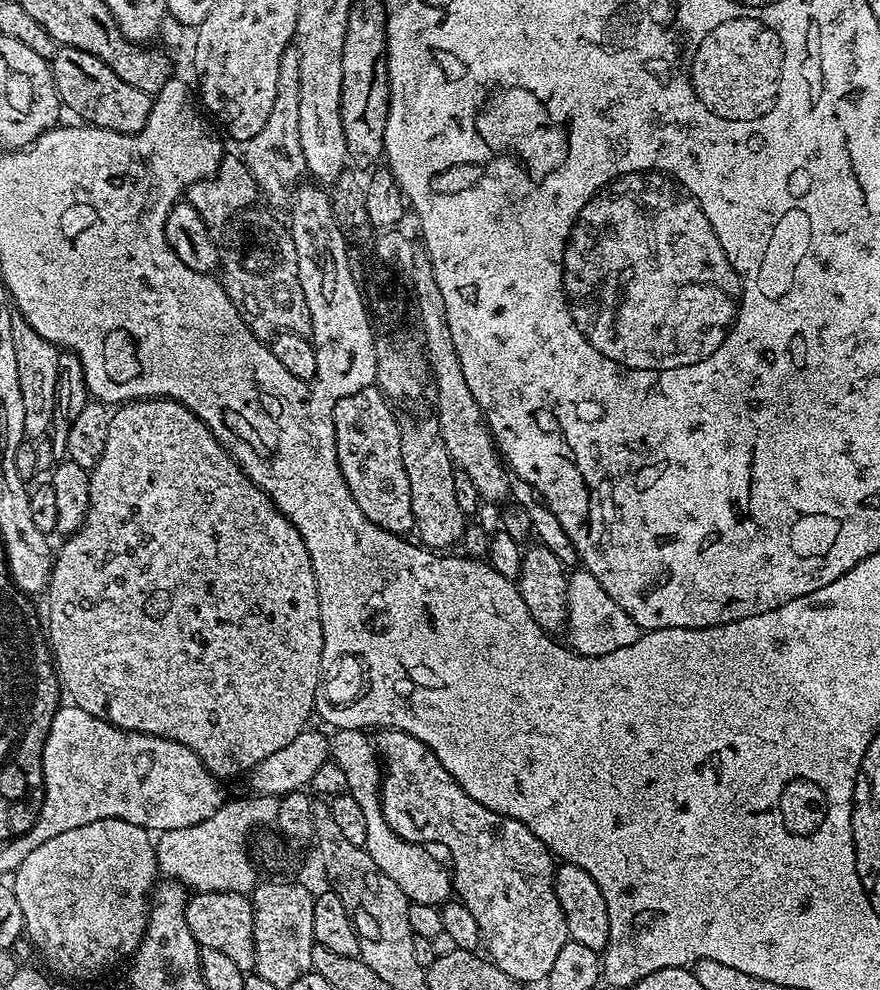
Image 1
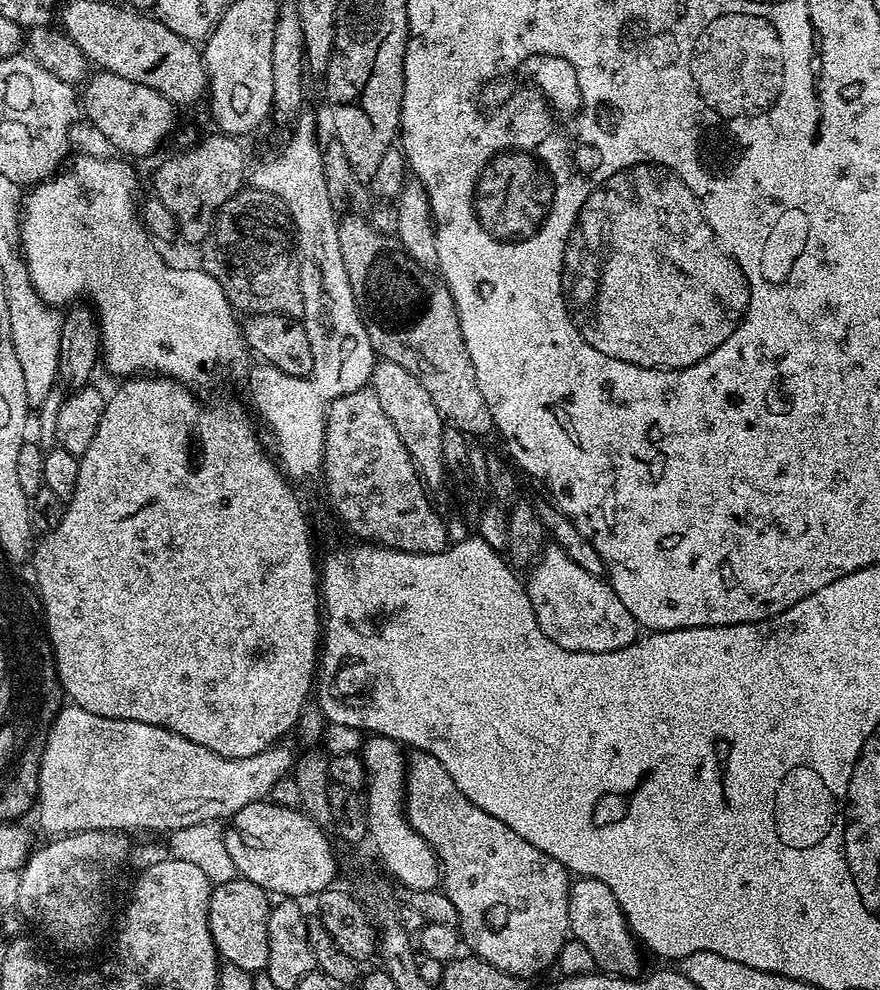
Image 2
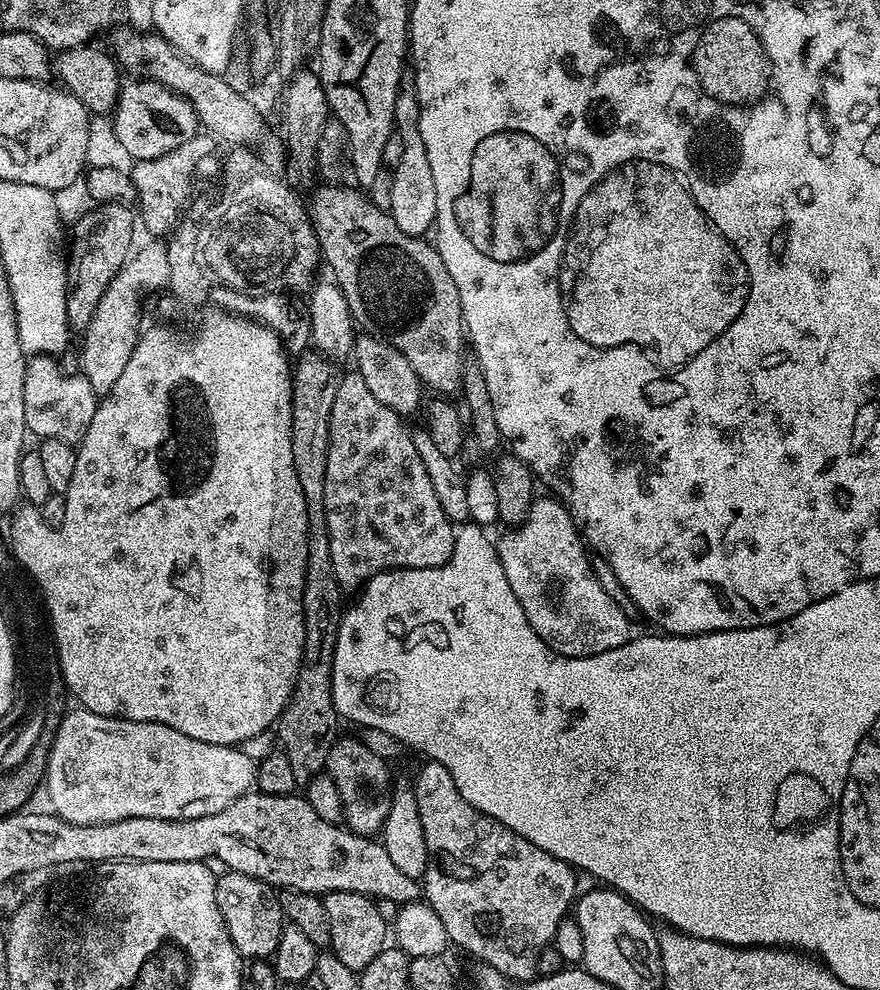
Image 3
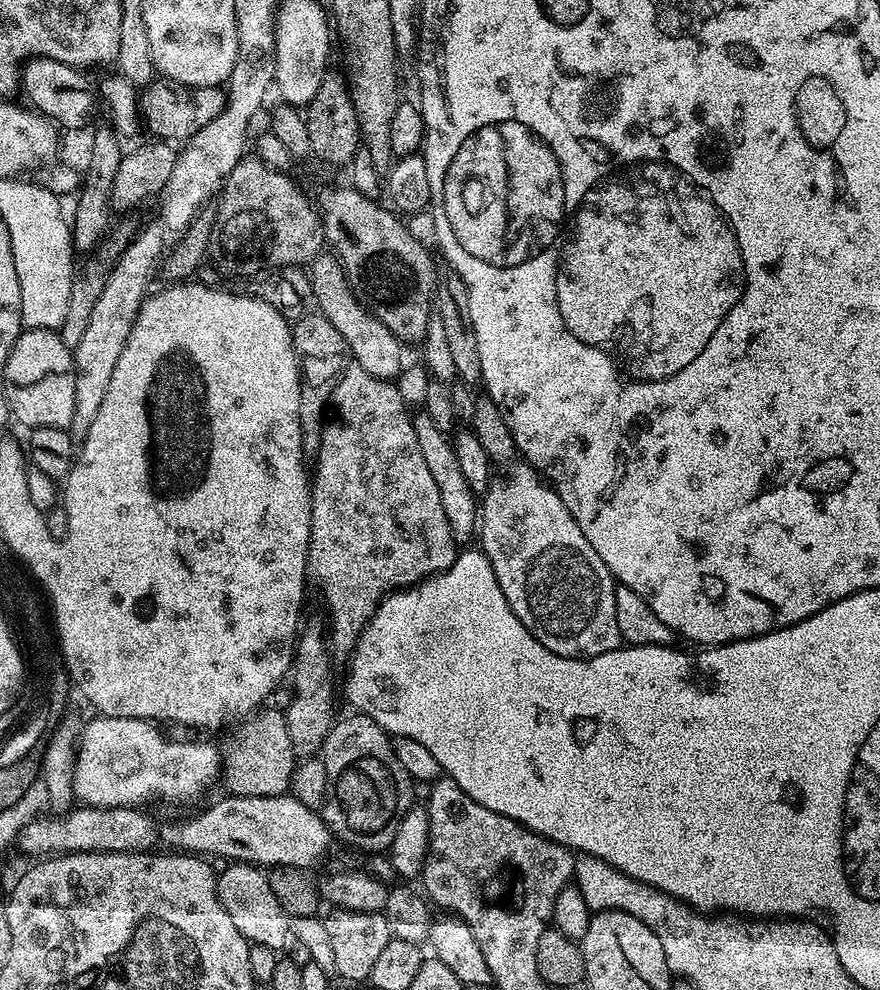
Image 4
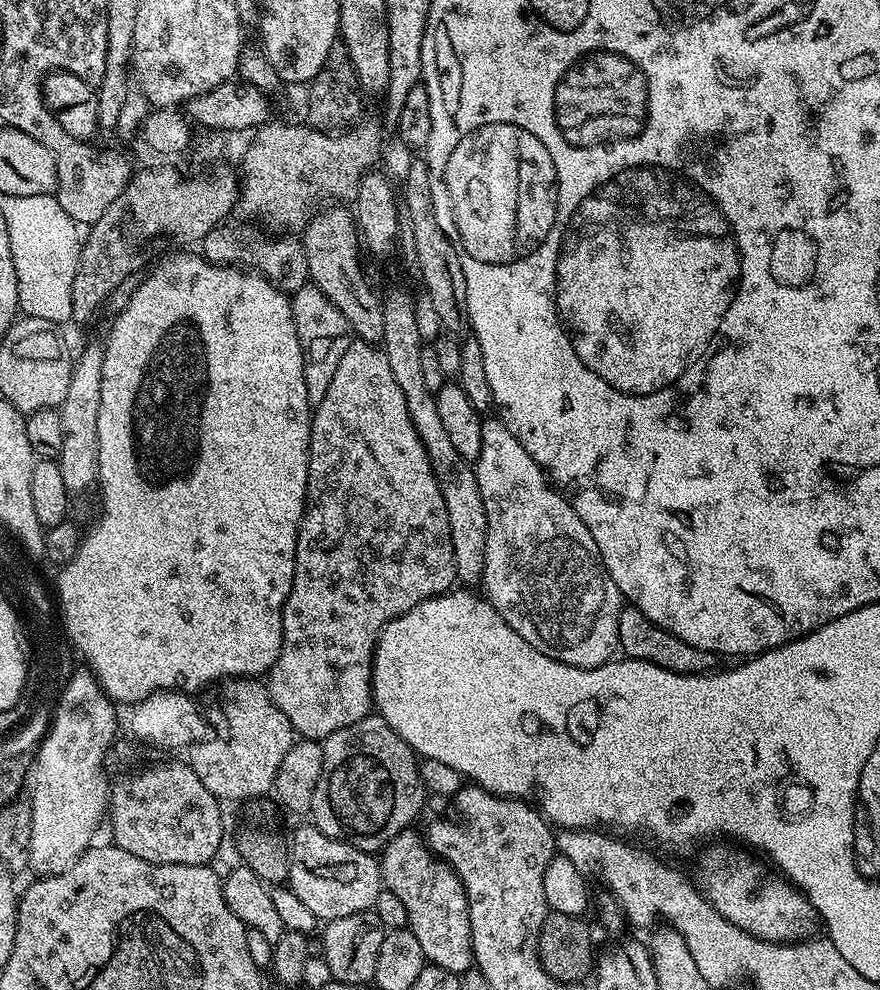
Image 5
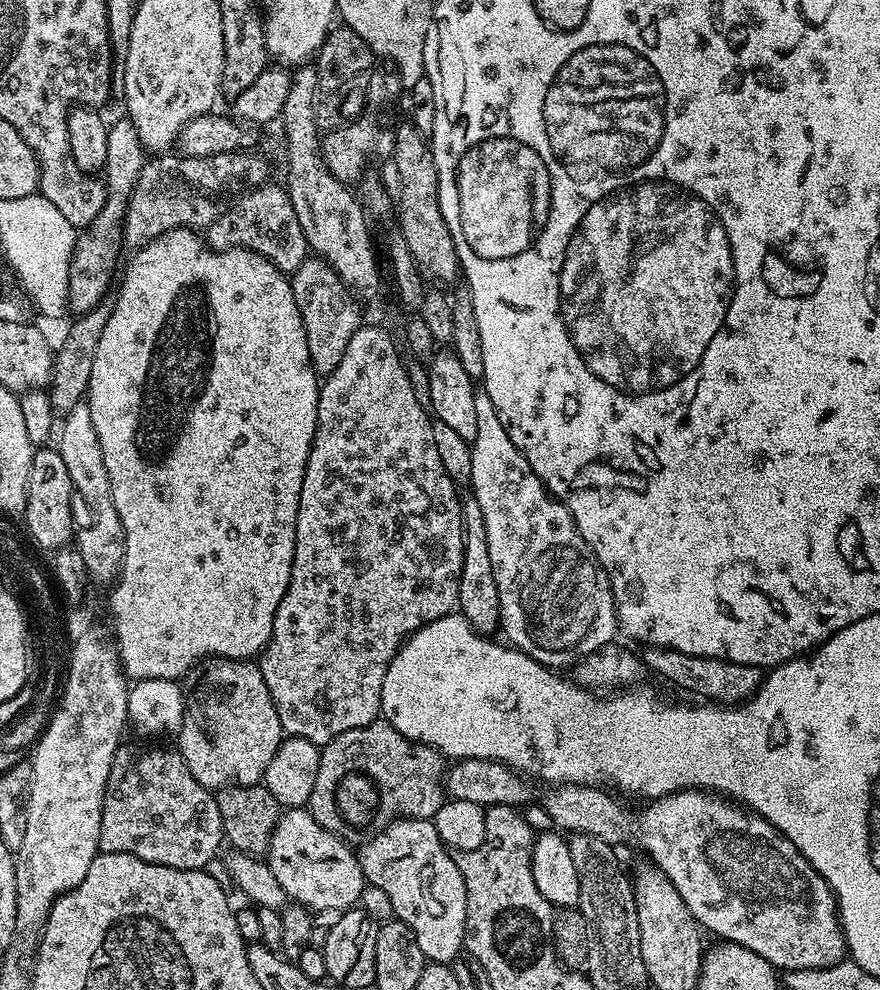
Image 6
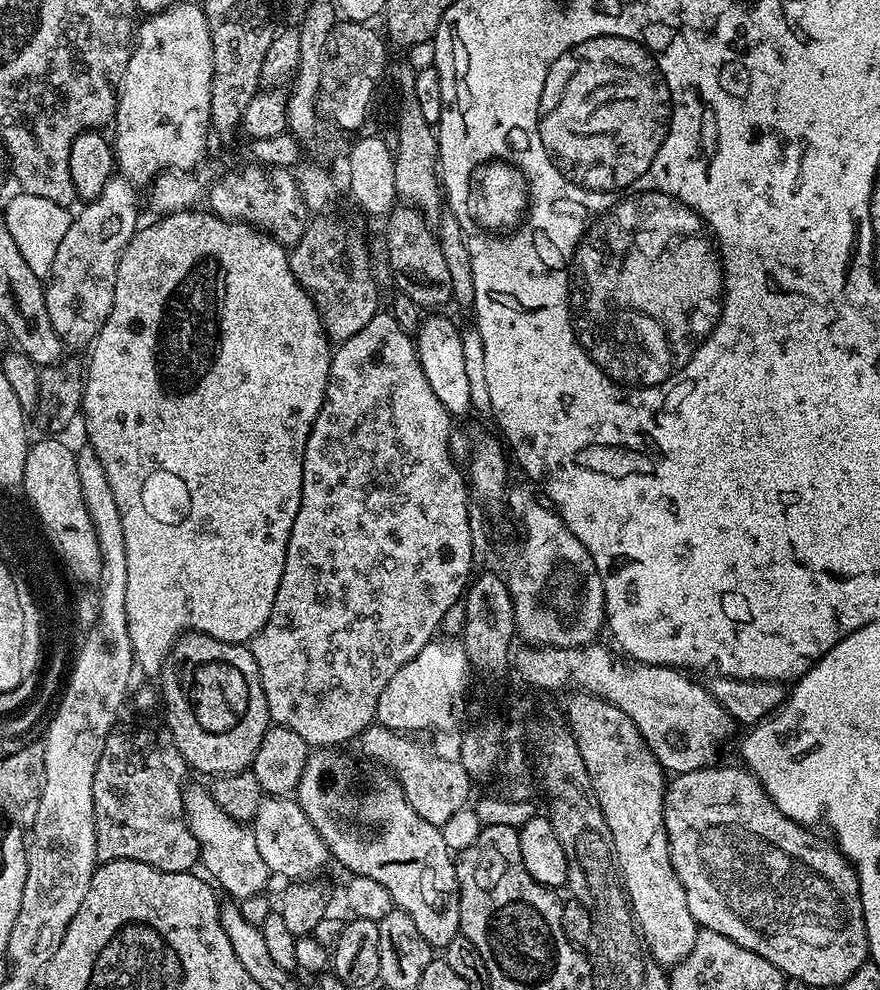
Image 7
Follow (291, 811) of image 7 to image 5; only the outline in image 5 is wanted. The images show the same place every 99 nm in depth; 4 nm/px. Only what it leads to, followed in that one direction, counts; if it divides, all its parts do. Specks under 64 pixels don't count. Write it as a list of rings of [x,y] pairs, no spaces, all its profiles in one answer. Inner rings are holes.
[[[312,824],[300,827],[292,840],[290,838],[288,886],[292,889],[292,893],[301,899],[310,912],[322,922],[371,911],[376,905],[378,894],[384,890],[379,861],[373,853],[359,851],[356,847],[350,847],[340,840],[331,839]]]

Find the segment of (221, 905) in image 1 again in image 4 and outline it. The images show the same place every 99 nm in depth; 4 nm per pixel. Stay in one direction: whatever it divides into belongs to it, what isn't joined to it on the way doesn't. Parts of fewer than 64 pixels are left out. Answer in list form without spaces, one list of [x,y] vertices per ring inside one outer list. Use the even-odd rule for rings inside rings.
[[[232,862],[228,868],[219,869],[216,877],[216,893],[226,910],[230,914],[238,934],[247,938],[249,945],[261,944],[275,950],[282,950],[290,944],[292,926],[287,910],[278,902],[274,890],[270,890],[268,872],[263,867],[243,862]]]

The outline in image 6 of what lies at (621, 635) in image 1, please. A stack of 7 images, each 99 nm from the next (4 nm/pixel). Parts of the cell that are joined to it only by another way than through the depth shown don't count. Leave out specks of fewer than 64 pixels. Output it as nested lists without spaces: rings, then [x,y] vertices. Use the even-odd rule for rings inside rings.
[[[483,386],[477,387],[474,394],[475,416],[478,421],[478,434],[471,442],[472,457],[470,458],[470,492],[476,497],[478,506],[482,506],[482,518],[486,518],[486,538],[490,541],[489,553],[490,562],[493,563],[494,582],[497,583],[499,612],[500,612],[500,630],[504,632],[504,637],[513,647],[534,658],[540,664],[551,668],[562,668],[564,664],[574,664],[579,659],[604,648],[615,639],[618,632],[616,622],[616,603],[613,600],[612,587],[609,584],[609,578],[605,574],[604,568],[597,561],[596,556],[590,550],[588,543],[582,538],[582,534],[576,528],[574,518],[568,512],[568,507],[561,504],[559,500],[553,498],[544,483],[534,474],[530,462],[510,442],[510,434],[506,434],[506,426],[502,426],[502,418],[498,418],[498,410],[494,410],[494,402],[490,402],[490,394],[486,394]]]

